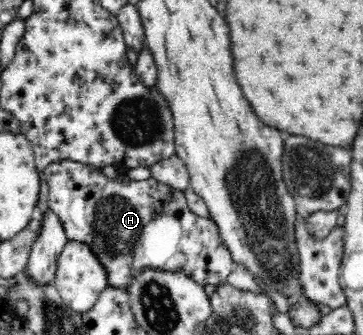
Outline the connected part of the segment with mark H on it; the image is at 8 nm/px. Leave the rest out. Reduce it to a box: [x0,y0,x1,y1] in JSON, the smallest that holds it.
[43,160,234,290]

